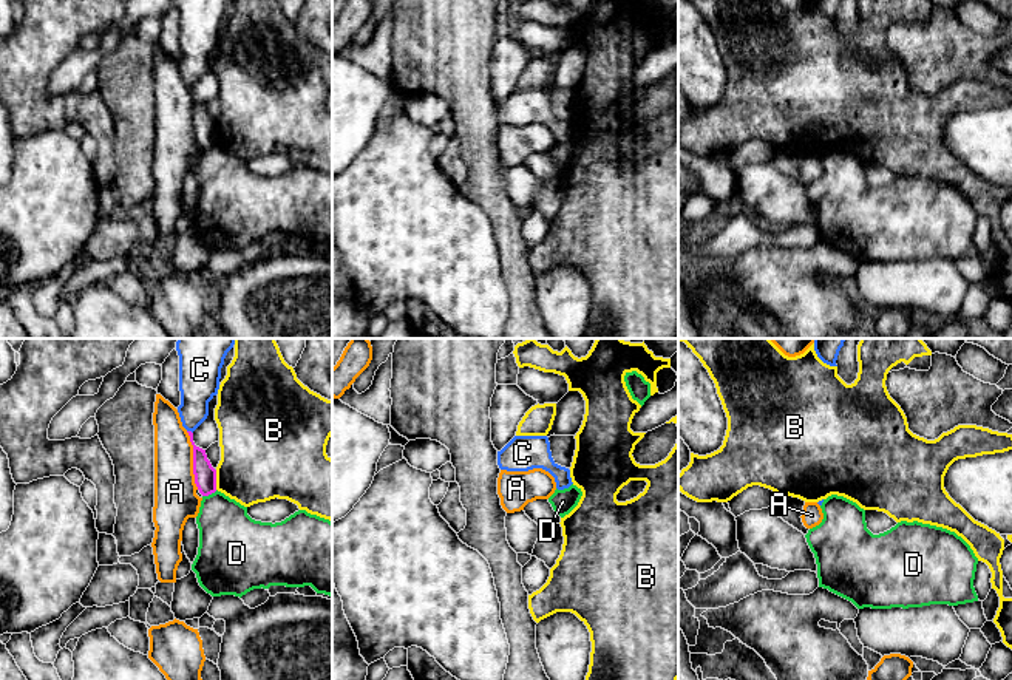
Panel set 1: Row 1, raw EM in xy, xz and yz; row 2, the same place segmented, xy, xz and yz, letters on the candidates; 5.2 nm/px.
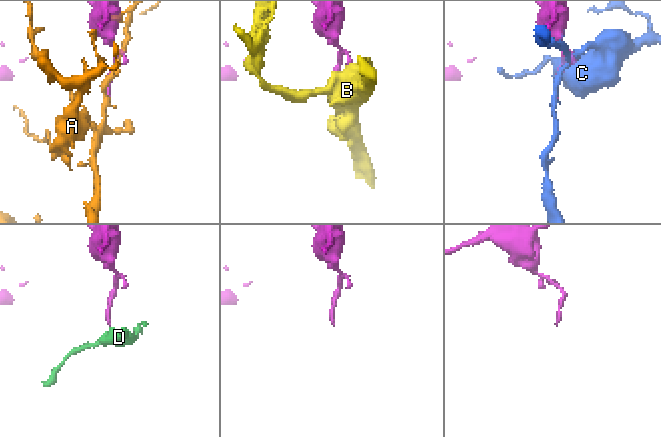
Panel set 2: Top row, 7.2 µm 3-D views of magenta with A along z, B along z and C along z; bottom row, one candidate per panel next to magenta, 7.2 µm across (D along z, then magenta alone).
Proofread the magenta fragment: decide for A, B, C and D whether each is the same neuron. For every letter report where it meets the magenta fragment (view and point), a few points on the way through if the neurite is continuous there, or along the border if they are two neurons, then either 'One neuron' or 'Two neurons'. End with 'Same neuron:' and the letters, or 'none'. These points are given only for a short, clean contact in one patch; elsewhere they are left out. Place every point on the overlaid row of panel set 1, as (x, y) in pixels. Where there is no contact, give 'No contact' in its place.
A: Touches magenta at xy (193, 461). Two neurons
B: Touches magenta at xy (215, 479). Two neurons
C: Touches magenta at xy (190, 431). Two neurons
D: Touches magenta at xy (209, 493). Boundary: xy (217, 490), (203, 496). Two neurons
Same neuron: none

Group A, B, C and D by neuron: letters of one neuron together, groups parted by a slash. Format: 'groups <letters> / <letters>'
groups A / B / C / D

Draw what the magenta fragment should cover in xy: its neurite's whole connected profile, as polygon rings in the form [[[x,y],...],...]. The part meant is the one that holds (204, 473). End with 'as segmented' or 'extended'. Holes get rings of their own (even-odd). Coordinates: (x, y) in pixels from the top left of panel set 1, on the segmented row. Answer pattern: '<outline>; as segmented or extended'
[[[187,431],[190,436],[190,442],[193,445],[193,474],[195,484],[202,496],[209,496],[216,491],[216,470],[212,467],[210,461],[207,459],[205,450],[199,448],[193,442],[193,433]]]; as segmented

